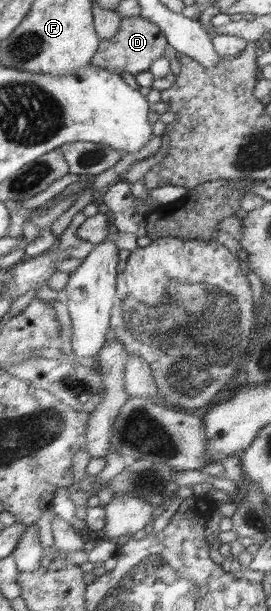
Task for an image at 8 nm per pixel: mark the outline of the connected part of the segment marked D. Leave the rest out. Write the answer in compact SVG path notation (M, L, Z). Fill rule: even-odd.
M141 16L122 17L116 35L113 38L100 39L97 52L91 62L93 65L109 69L112 72L117 72L117 74L133 76L138 72L149 71L149 66L153 64L154 60L164 57L163 54L165 54L167 45L164 32L161 32L159 26L154 22Z

